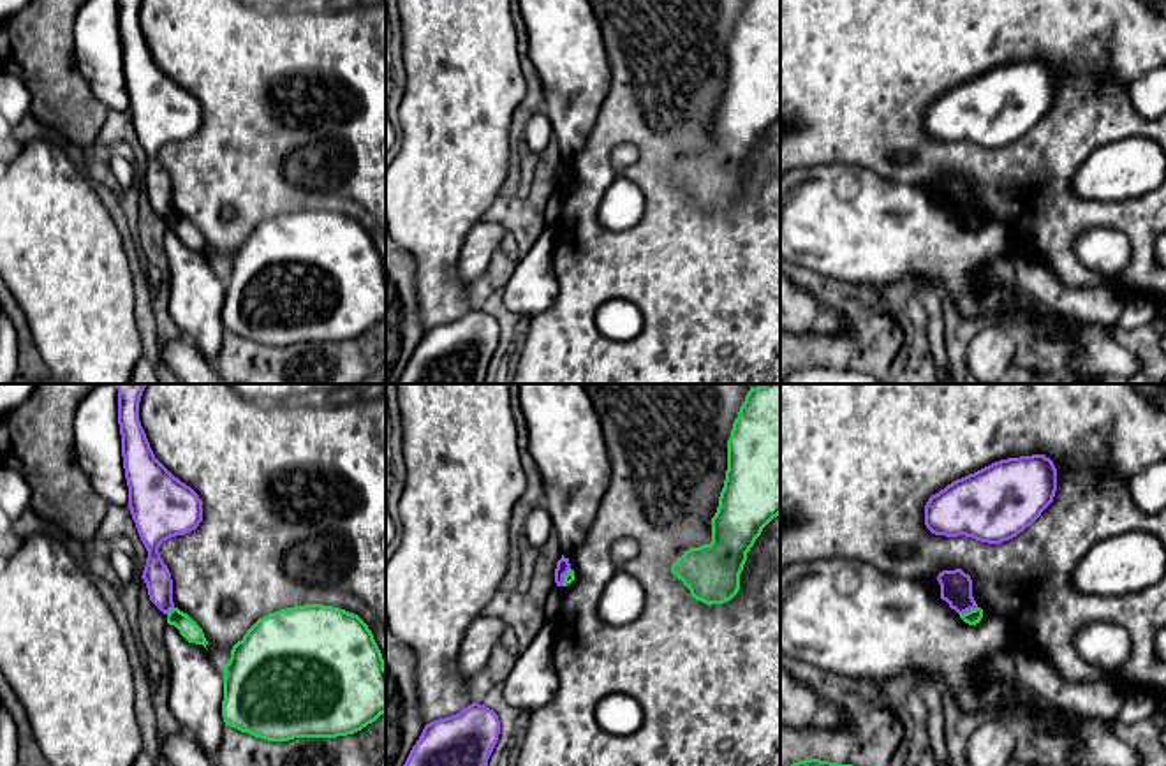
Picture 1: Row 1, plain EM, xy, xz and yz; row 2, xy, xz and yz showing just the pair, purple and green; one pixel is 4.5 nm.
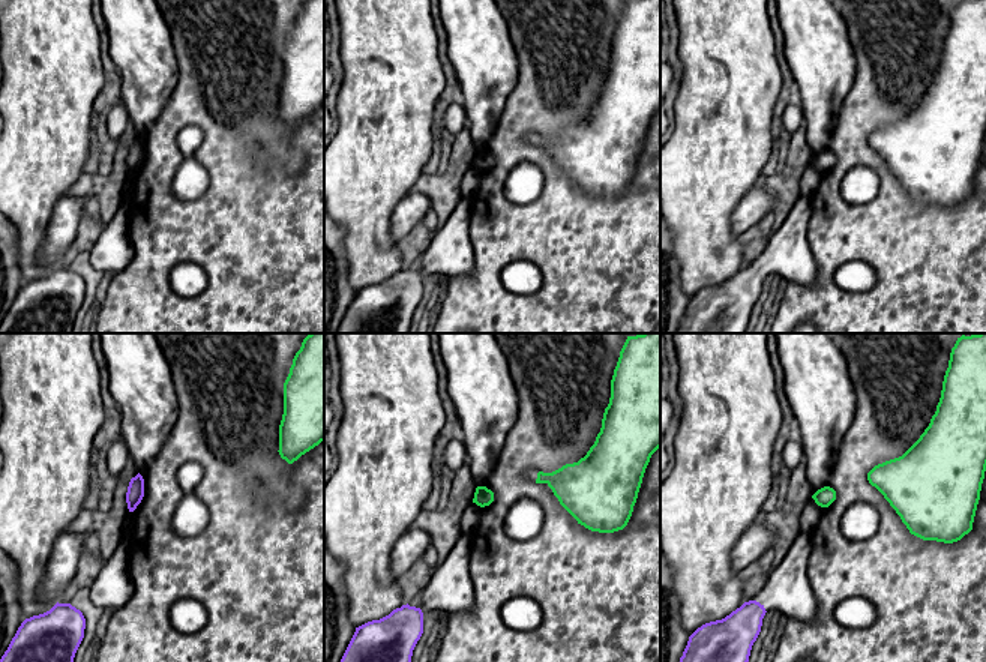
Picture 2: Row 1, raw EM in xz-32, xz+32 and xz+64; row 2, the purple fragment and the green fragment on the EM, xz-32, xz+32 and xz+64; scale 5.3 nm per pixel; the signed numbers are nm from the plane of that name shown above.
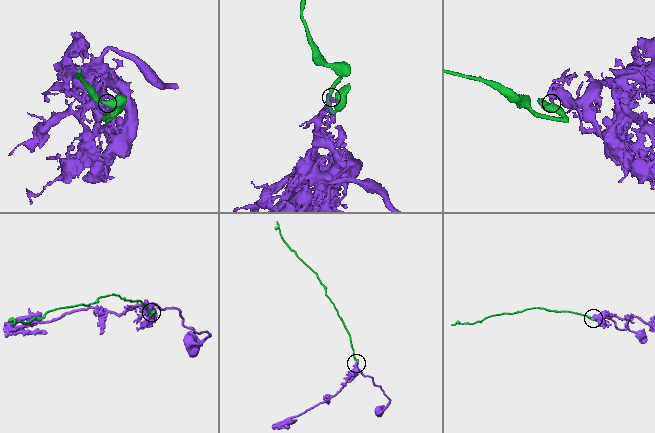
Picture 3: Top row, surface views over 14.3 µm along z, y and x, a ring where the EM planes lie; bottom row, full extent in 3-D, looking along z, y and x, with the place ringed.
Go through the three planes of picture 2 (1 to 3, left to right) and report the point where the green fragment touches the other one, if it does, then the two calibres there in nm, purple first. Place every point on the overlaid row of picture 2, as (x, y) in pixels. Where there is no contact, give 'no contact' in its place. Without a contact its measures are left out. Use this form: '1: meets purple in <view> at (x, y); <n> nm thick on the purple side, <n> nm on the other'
1: no contact
2: no contact
3: no contact

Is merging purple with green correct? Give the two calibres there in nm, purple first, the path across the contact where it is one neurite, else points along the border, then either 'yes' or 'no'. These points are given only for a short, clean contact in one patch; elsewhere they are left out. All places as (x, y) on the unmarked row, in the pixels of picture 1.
140/70 nm | along yz (976, 212), (960, 220) | no

